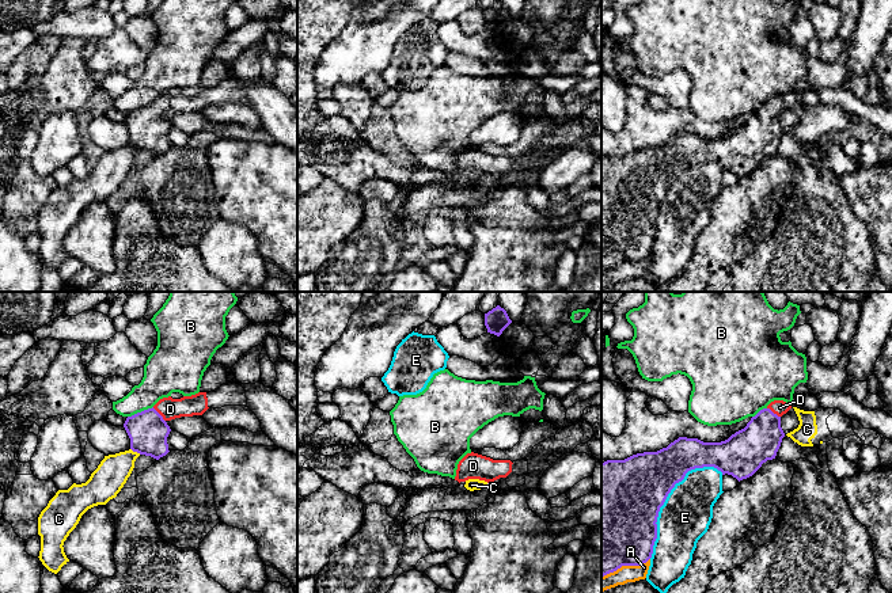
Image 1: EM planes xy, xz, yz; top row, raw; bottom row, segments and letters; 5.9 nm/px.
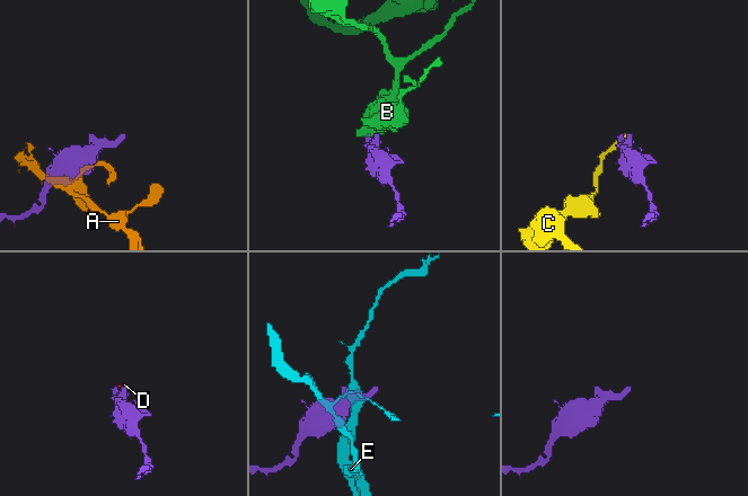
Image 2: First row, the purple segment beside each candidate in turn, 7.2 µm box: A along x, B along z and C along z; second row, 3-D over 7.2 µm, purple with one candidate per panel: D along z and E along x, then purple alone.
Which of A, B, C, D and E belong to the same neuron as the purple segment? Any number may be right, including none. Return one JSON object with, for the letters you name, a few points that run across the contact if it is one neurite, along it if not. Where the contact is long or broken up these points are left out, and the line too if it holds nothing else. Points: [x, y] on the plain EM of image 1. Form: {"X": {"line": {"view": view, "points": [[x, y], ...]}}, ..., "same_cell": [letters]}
{"D": {"line": {"view": "xy", "points": [[148, 128], [151, 118], [159, 110], [170, 105]]}}, "same_cell": ["D"]}

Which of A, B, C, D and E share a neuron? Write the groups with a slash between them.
A / B / C / D / E

